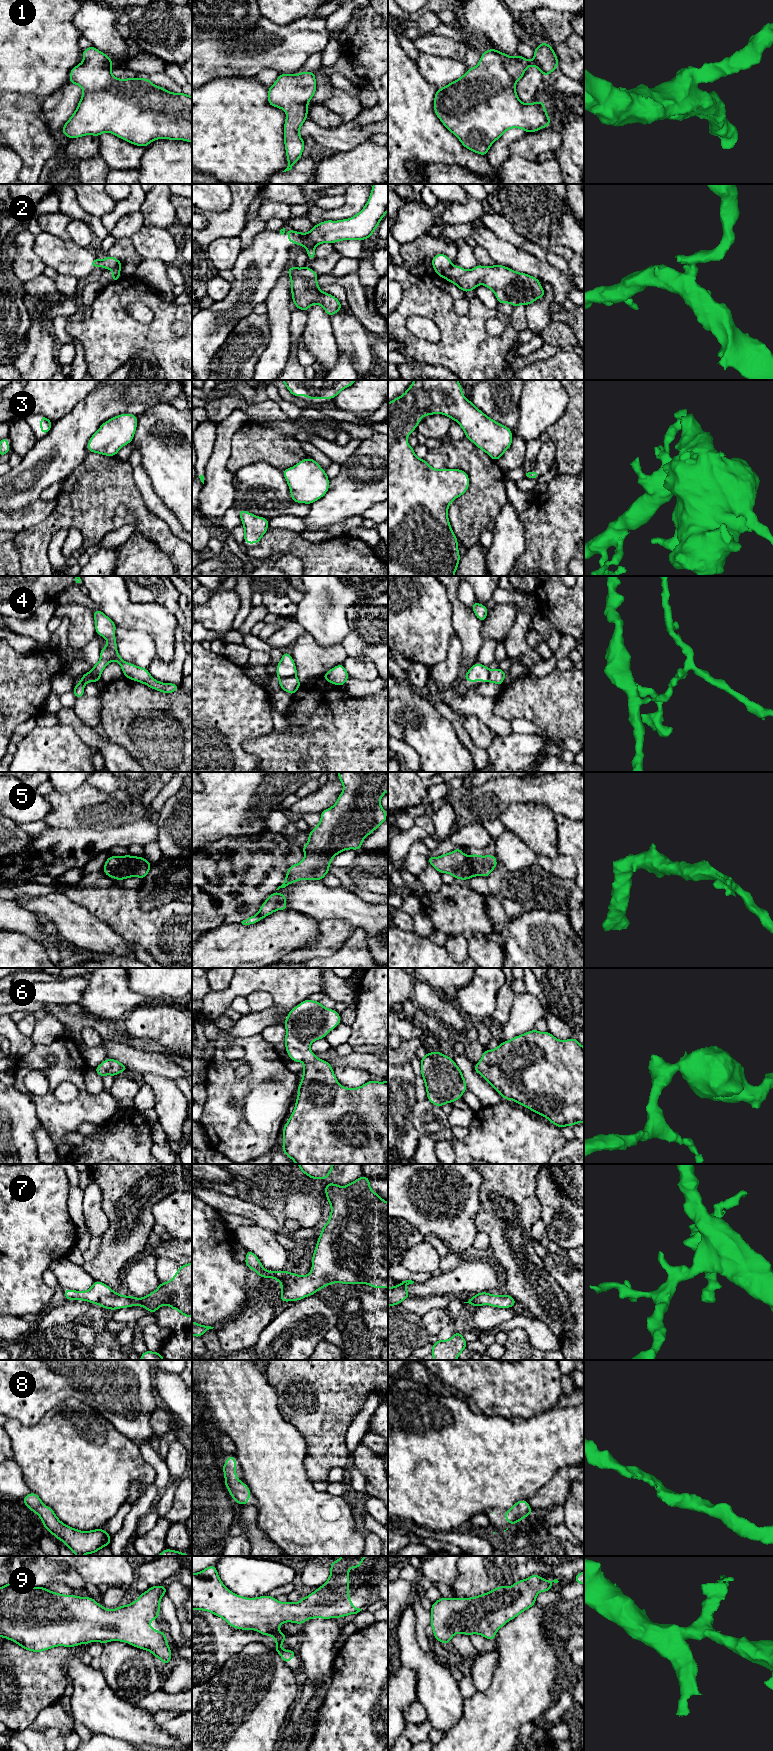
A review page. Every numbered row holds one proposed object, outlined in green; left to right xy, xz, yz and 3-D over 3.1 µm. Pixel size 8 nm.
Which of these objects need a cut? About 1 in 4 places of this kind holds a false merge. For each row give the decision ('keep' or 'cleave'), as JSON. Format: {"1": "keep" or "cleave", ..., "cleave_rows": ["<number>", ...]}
{"1": "keep", "2": "cleave", "3": "keep", "4": "cleave", "5": "keep", "6": "keep", "7": "keep", "8": "keep", "9": "keep", "cleave_rows": ["2", "4"]}

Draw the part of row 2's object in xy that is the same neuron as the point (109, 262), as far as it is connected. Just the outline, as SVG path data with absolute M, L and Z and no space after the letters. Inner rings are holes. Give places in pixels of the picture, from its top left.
M108 255L104 260L99 259L98 257L94 259L89 266L90 267L103 267L104 269L121 269L123 263L116 258Z

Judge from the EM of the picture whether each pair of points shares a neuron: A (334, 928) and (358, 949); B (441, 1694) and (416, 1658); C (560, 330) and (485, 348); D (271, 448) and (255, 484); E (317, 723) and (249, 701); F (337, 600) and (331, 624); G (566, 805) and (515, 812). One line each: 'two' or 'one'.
A: two
B: one
C: two
D: two
E: two
F: one
G: two

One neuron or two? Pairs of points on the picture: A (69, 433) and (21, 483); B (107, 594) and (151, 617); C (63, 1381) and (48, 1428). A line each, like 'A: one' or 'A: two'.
A: one
B: one
C: two

